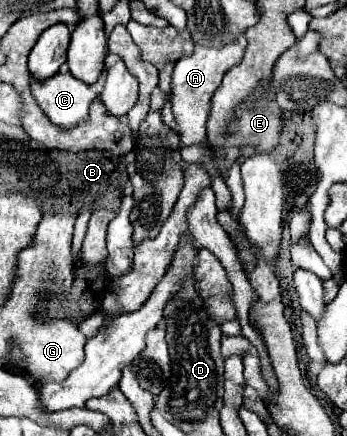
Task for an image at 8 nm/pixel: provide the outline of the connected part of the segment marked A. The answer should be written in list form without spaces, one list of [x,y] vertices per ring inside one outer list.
[[[243,38],[223,48],[205,48],[197,44],[193,56],[181,58],[175,64],[173,80],[171,80],[171,106],[175,120],[179,122],[181,128],[181,146],[193,146],[207,138],[205,122],[207,122],[207,110],[211,110],[211,94],[215,94],[215,90],[219,88],[225,70],[231,70],[241,62],[243,52],[245,52]]]

